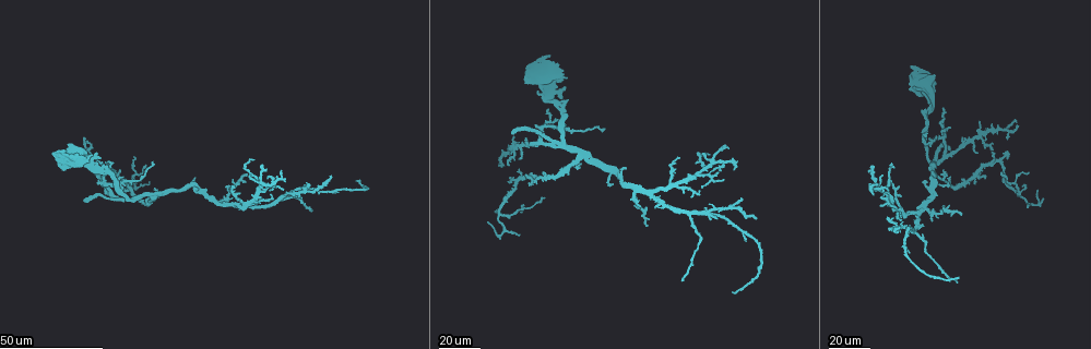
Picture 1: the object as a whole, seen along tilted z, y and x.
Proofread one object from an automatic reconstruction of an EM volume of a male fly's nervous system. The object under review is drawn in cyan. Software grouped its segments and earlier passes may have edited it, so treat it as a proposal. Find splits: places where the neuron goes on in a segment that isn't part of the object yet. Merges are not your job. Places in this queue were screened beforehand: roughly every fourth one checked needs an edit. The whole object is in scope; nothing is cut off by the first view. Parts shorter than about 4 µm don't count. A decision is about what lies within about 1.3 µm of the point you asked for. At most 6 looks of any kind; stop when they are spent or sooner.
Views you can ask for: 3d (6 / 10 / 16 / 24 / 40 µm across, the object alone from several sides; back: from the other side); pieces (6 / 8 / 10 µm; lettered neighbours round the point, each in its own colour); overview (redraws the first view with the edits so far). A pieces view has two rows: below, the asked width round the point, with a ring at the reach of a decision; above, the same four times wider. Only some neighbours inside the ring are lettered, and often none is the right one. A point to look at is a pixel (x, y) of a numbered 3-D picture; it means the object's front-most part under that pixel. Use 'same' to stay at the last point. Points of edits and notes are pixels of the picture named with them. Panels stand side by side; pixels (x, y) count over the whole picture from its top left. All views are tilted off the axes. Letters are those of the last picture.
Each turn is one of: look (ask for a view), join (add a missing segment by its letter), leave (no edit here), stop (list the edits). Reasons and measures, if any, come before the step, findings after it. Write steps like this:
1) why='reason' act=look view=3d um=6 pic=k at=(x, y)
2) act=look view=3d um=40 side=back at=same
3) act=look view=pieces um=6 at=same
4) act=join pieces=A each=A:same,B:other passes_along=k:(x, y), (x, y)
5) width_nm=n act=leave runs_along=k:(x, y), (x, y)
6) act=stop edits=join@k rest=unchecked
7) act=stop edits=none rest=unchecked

why='an open end' act=look view=3d um=24 pic=1 at=(897, 206)

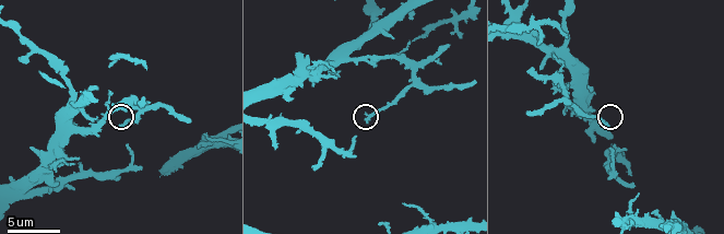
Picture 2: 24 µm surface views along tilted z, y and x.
act=look view=pieces um=10 pic=2 at=(604, 125)

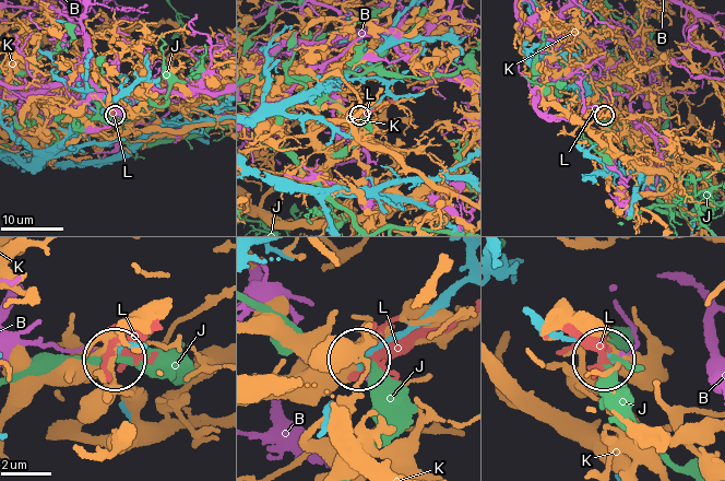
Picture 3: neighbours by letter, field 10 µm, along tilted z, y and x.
act=leave each=B:other,J:other,K:other,L:other found='none of them fits'

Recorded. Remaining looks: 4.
why='an open end' act=look view=3d um=40 pic=1 at=(899, 226)

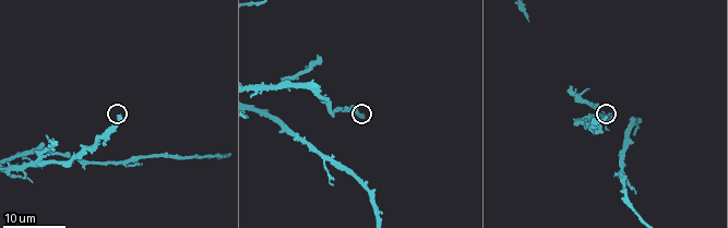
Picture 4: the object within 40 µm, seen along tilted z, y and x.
act=look view=pieces um=10 pic=4 at=(607, 118)

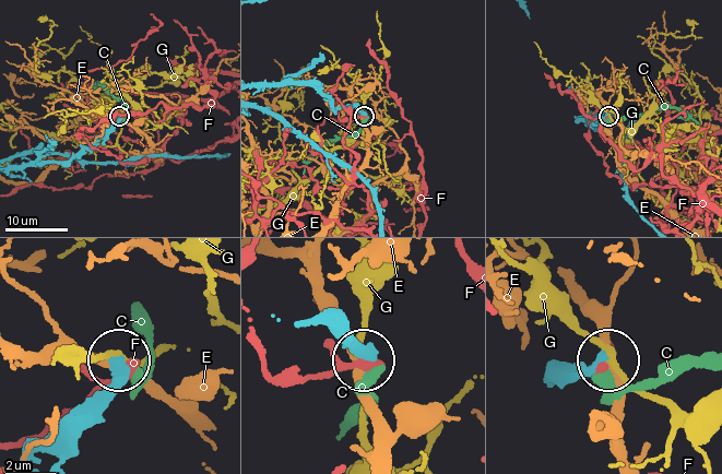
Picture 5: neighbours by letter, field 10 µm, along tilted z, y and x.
width_nm=380 act=leave each=C:other,E:other,F:other,G:other found='none of them fits'

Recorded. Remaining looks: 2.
why='an open end' act=look view=3d um=40 pic=1 at=(913, 233)

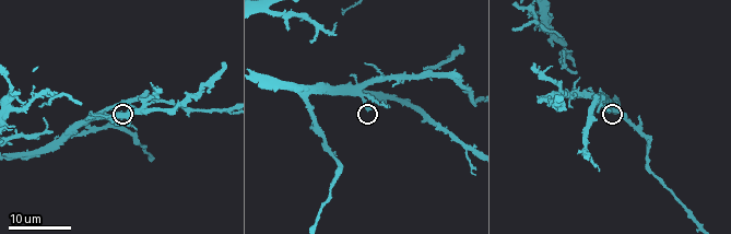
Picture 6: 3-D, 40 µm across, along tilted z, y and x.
act=look view=pieces um=10 pic=6 at=(610, 110)

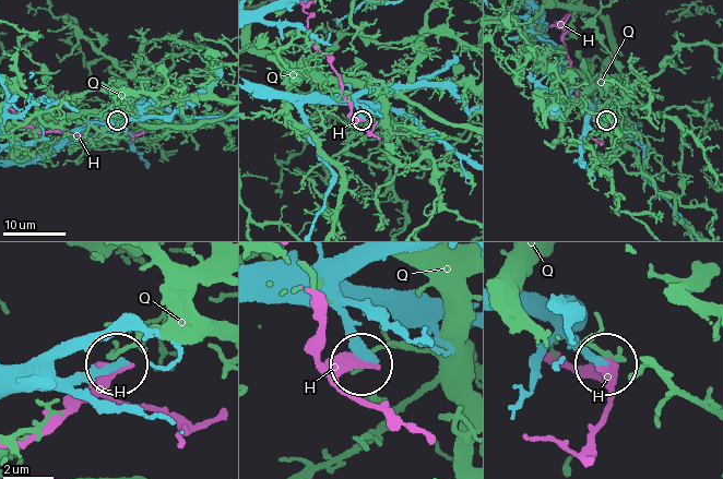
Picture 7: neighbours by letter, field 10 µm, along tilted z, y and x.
act=leave each=H:other,Q:other found='none of them fits'

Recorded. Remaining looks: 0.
act=stop edits=none rest=unchecked

